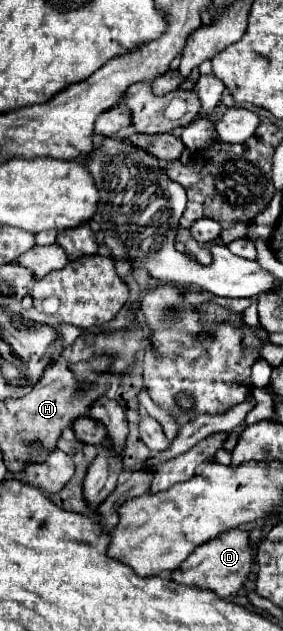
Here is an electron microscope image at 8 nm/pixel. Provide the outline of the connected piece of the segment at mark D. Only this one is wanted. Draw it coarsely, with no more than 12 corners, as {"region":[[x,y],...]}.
{"region":[[248,530],[196,548],[170,578],[230,598],[252,566]]}

